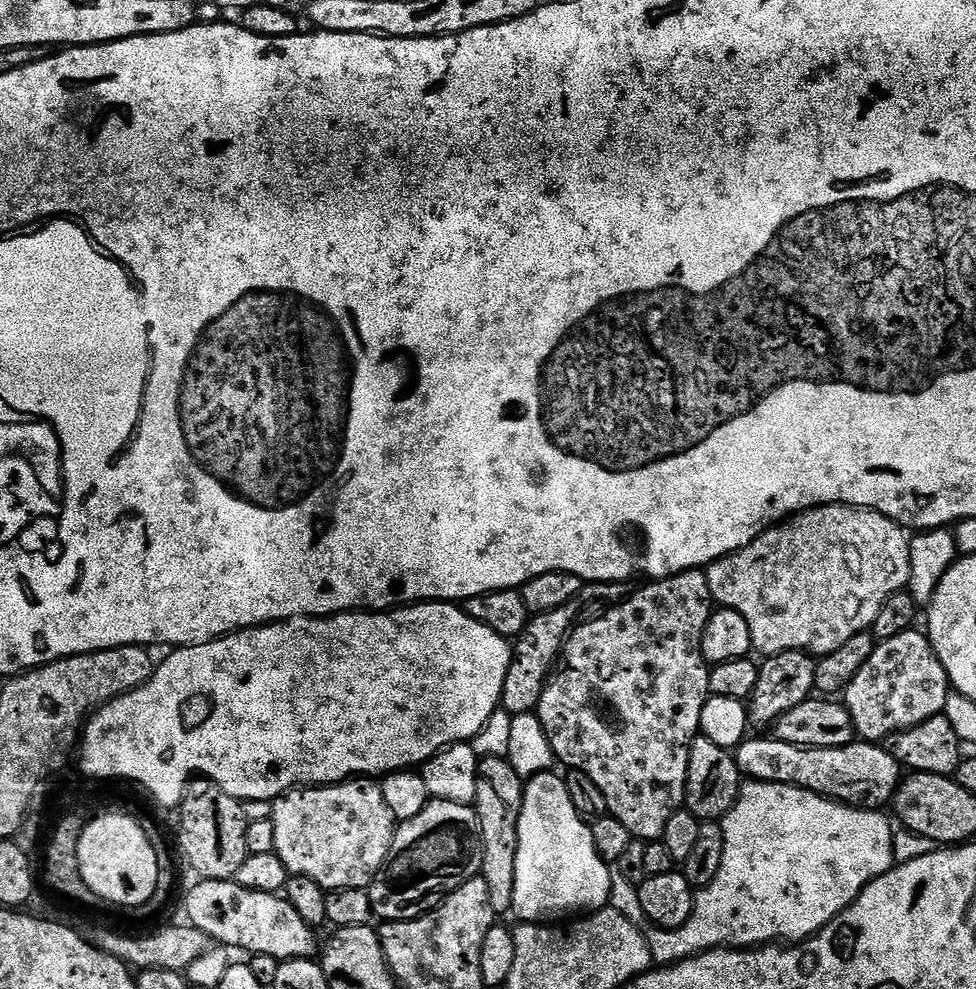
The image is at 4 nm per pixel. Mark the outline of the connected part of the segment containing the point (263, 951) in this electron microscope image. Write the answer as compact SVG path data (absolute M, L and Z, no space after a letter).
M201 879L196 883L200 884L189 890L188 897L184 900L184 908L200 916L198 927L213 941L232 950L245 948L248 954L272 956L281 962L302 960L317 951L316 940L312 937L313 929L287 898L281 898L275 892L246 890L238 886L235 879Z

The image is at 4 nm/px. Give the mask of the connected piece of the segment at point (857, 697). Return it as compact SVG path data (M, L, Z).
M909 630L898 638L881 640L874 654L866 658L866 666L858 670L854 682L842 694L842 703L856 721L856 735L864 742L883 742L890 734L907 732L908 729L941 715L950 695L948 675L932 644L923 631Z

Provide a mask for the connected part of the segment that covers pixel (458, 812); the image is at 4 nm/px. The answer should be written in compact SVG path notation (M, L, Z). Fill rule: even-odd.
M429 799L427 806L413 820L403 821L397 827L396 837L390 846L390 854L386 854L386 862L378 870L378 874L367 889L372 903L373 917L387 922L390 920L415 920L417 916L424 915L425 906L439 901L448 893L458 890L458 886L462 886L467 880L473 880L475 876L481 875L483 853L480 819L476 816L475 807L458 802Z

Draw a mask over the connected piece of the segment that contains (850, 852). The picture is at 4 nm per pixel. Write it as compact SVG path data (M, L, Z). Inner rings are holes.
M754 780L745 783L740 789L740 799L736 805L725 814L723 818L724 837L726 838L726 850L722 850L722 867L718 870L714 882L710 886L699 889L692 901L692 913L690 918L682 926L671 930L665 930L655 926L647 929L648 945L653 961L657 965L667 966L676 964L679 960L689 960L691 956L697 956L700 952L709 952L711 948L738 948L747 950L757 946L772 946L777 942L799 942L809 940L827 926L842 910L846 910L862 894L862 890L874 878L882 878L899 861L901 864L910 862L914 858L922 858L926 854L936 851L938 845L930 838L922 838L922 834L914 834L907 830L899 830L892 836L893 821L883 816L883 811L869 810L866 808L853 808L851 804L841 804L828 799L827 796L819 796L817 792L811 792L805 788L795 788L793 784L771 784L765 780Z

